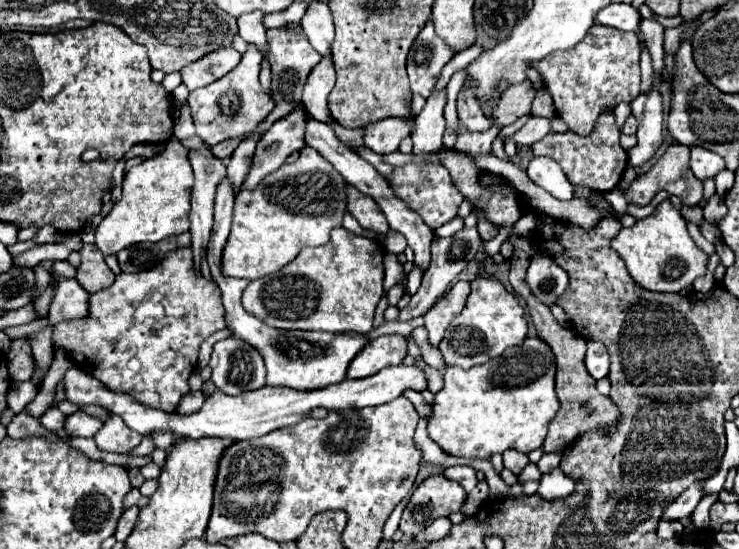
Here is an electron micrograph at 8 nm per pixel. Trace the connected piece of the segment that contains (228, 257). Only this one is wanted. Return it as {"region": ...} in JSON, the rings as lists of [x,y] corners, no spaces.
{"region":[[[312,148],[300,150],[300,158],[294,164],[284,164],[276,172],[268,174],[254,190],[242,190],[236,196],[234,206],[234,222],[232,232],[224,248],[222,270],[234,278],[256,280],[266,274],[272,274],[292,262],[304,246],[322,246],[330,238],[330,230],[342,224],[342,216],[346,212],[346,192],[344,178],[334,166],[316,154]]]}

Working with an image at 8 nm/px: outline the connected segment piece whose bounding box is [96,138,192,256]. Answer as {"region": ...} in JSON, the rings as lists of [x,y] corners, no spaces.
{"region":[[[172,138],[162,154],[148,158],[126,172],[122,198],[96,228],[96,246],[108,256],[138,242],[160,242],[168,236],[188,232],[190,196],[192,168],[188,166],[188,150]]]}

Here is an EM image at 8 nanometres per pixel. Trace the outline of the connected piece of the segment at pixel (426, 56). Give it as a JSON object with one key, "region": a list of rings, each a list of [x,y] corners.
{"region":[[[428,20],[408,54],[408,76],[412,92],[428,98],[440,78],[442,68],[450,62],[452,56],[452,48],[436,36],[434,24]]]}

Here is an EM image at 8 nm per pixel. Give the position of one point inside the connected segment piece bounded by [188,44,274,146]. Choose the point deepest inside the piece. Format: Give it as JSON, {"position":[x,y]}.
{"position":[232,106]}

